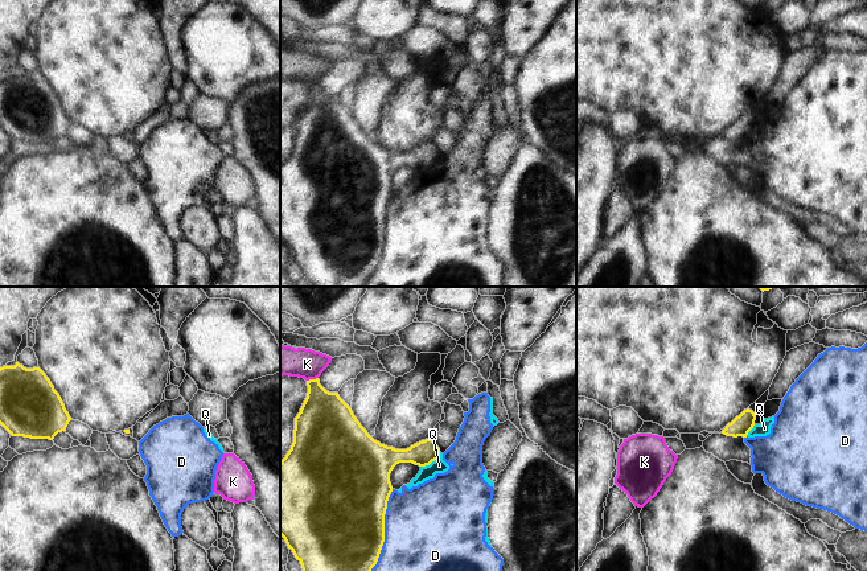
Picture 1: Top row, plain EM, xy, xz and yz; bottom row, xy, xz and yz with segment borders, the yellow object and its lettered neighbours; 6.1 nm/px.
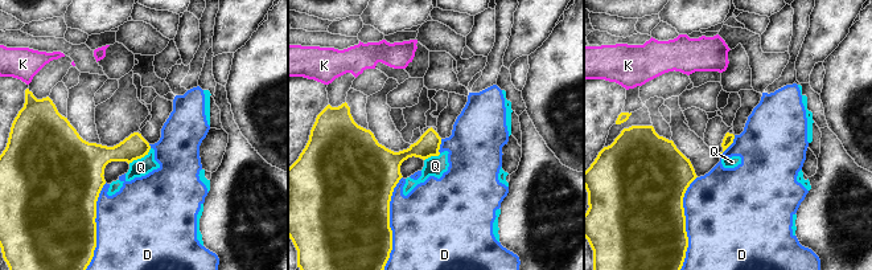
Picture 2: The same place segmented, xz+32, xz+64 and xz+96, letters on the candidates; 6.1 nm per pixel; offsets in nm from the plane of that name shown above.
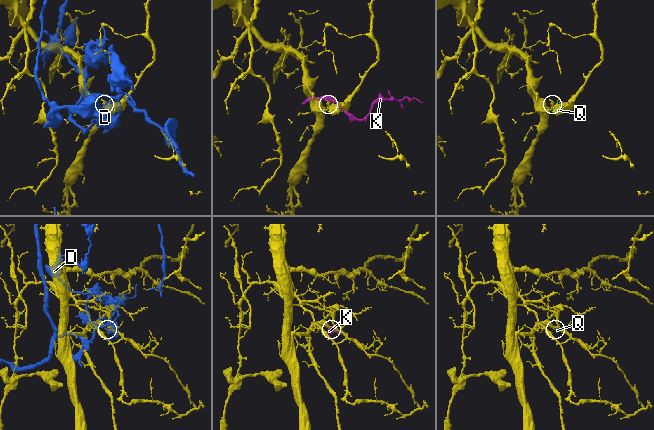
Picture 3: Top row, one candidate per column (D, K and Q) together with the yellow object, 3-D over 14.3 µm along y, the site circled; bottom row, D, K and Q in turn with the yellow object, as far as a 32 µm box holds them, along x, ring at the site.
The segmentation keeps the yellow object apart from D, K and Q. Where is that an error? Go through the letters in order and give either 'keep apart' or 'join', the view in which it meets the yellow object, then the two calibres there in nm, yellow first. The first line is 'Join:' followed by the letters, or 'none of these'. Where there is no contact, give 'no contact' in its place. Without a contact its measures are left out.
Join: none of these
D: keep apart; meets yellow in xz; 500 nm thick on the yellow side, 500 nm on the other
K: keep apart; meets yellow in xz; 320 nm thick on the yellow side, 180 nm on the other
Q: keep apart; meets yellow in xz; 150 nm thick on the yellow side, 90 nm on the other

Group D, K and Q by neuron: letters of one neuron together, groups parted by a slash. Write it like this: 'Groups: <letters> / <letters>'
Groups: D Q / K

